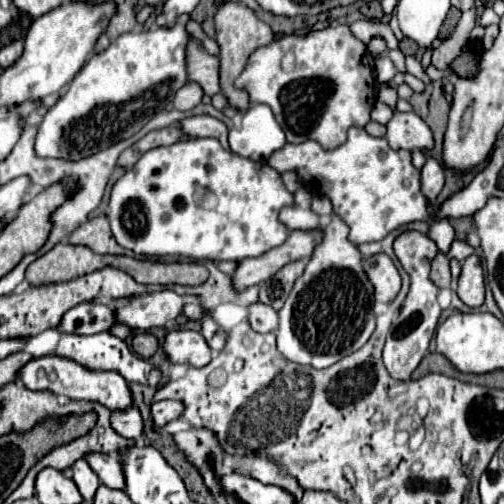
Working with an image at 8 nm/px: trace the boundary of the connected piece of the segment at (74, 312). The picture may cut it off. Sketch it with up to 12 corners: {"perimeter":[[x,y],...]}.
{"perimeter":[[83,302],[63,316],[57,330],[107,332],[117,318],[111,306]]}

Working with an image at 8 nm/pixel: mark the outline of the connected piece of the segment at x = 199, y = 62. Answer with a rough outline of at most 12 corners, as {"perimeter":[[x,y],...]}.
{"perimeter":[[197,40],[187,48],[189,82],[207,96],[221,90],[219,58]]}

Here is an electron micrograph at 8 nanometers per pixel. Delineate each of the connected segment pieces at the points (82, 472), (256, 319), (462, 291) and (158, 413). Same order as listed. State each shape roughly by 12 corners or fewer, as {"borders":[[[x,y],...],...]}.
{"borders":[[[85,460],[71,464],[73,482],[91,502],[99,488],[97,474]],[[267,304],[249,306],[249,324],[267,334],[277,328],[277,312]],[[477,254],[465,258],[457,296],[477,308],[485,300],[485,274]],[[179,400],[153,402],[151,414],[157,426],[179,418]]]}

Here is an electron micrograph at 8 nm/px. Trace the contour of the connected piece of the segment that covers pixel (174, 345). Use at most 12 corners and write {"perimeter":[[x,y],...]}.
{"perimeter":[[195,330],[169,332],[171,362],[205,366],[211,348]]}

